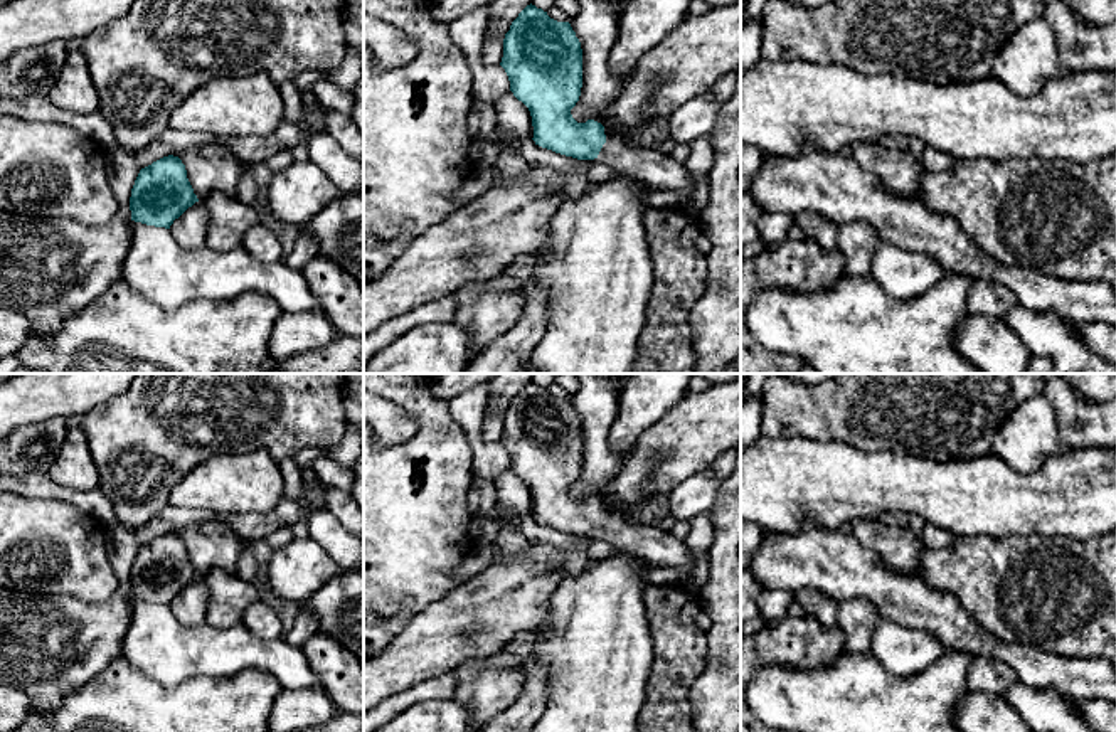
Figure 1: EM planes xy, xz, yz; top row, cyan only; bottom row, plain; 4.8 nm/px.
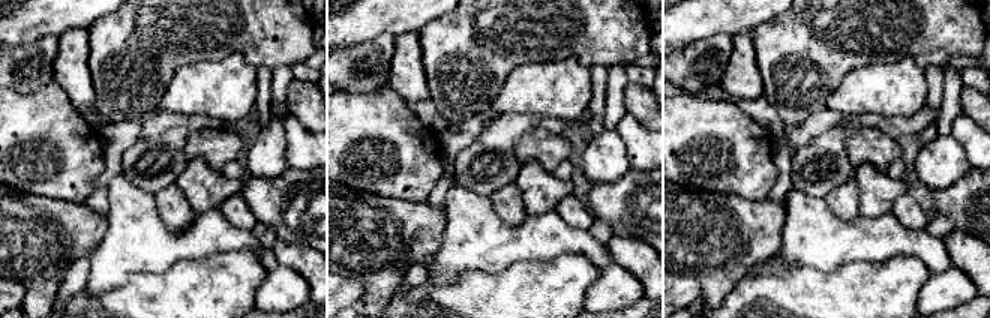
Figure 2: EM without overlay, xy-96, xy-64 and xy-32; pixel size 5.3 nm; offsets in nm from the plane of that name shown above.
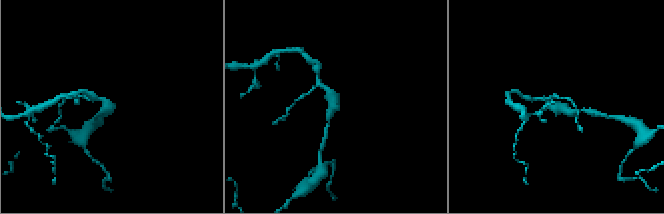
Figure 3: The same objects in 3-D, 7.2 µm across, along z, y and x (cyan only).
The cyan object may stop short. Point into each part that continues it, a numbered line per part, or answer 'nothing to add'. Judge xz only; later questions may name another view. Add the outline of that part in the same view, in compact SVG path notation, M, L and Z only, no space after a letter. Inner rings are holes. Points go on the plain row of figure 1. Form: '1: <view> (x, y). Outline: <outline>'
1: xz (648, 542). Outline: M606 518L598 535L618 550L640 557L646 564L680 569L687 579L694 579L695 562L685 544L658 525L628 525Z

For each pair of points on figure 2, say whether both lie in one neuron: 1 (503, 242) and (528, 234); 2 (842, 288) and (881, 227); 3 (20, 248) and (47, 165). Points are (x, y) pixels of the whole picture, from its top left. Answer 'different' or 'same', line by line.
1: same
2: different
3: different

